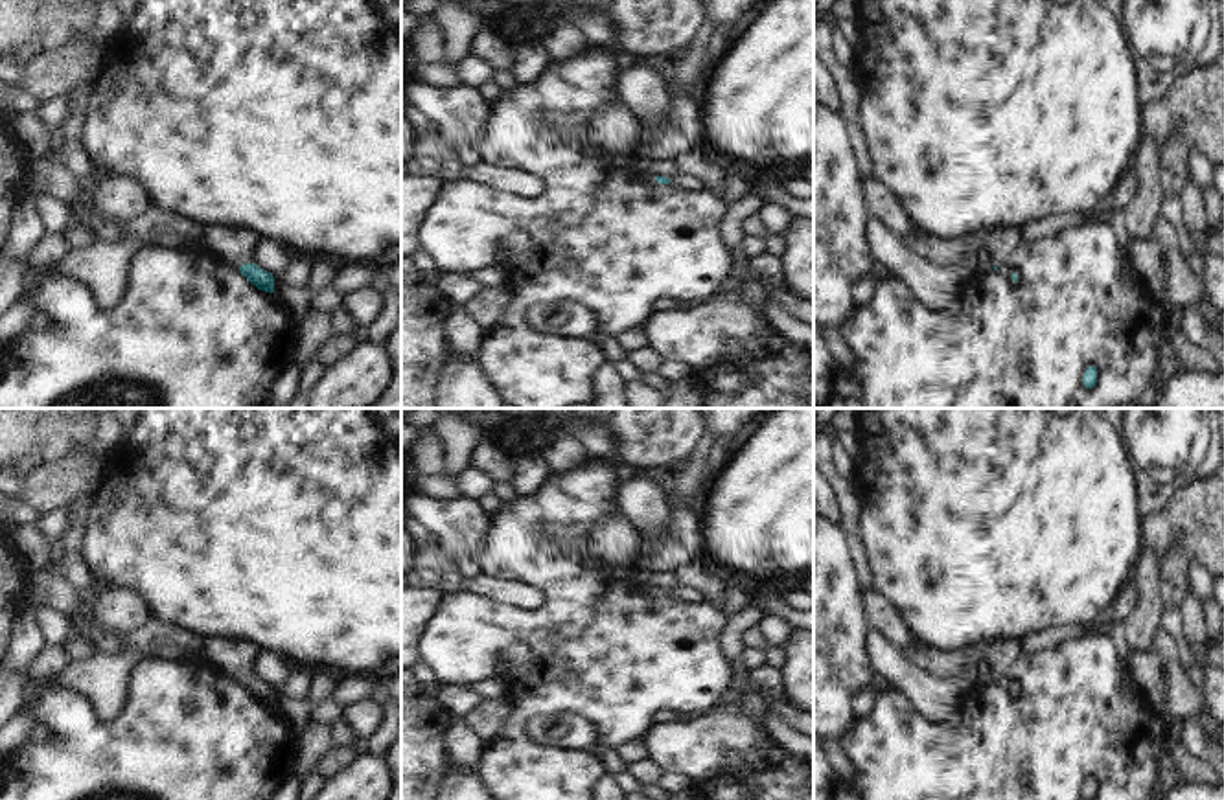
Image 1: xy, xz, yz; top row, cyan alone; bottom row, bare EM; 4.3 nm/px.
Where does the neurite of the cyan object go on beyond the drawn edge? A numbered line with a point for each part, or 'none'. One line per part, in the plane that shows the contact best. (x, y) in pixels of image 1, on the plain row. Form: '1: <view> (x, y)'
1: xy (232, 659)

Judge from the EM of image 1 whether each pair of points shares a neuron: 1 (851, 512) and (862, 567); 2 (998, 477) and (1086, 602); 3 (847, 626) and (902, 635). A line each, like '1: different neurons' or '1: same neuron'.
1: same neuron
2: same neuron
3: different neurons

